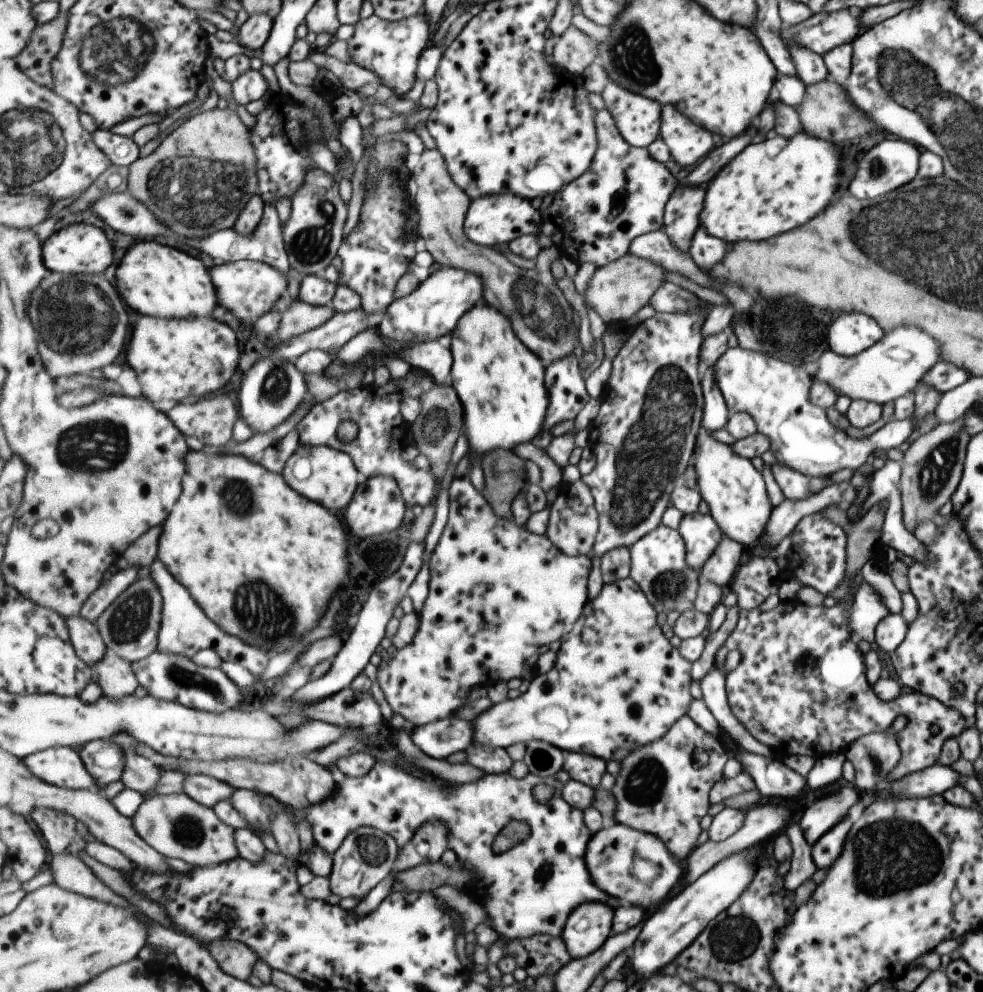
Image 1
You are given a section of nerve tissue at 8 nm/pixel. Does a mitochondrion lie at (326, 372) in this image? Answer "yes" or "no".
no

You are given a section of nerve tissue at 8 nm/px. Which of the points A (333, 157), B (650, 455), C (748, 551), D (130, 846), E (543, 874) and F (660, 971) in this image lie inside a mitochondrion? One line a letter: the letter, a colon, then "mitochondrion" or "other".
A: other
B: mitochondrion
C: other
D: other
E: other
F: other

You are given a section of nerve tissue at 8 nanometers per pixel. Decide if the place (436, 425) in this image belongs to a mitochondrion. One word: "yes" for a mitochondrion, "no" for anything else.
yes

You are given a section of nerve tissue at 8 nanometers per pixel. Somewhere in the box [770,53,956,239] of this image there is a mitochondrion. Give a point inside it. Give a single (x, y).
(877, 169)

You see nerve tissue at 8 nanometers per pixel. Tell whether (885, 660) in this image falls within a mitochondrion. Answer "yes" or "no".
no

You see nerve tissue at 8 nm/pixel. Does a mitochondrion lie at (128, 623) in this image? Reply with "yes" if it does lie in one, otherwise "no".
yes

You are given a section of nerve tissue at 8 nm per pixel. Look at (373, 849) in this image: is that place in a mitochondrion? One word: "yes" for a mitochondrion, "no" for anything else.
yes

